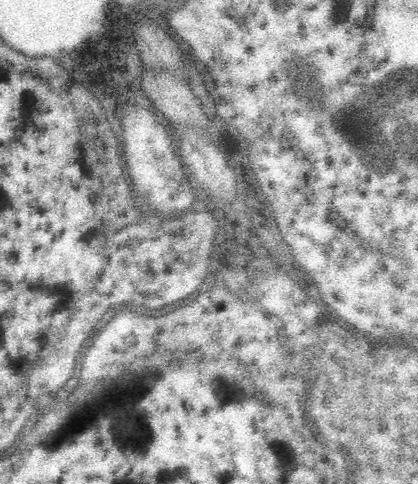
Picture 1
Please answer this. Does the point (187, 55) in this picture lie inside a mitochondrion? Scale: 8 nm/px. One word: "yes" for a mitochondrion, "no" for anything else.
no

